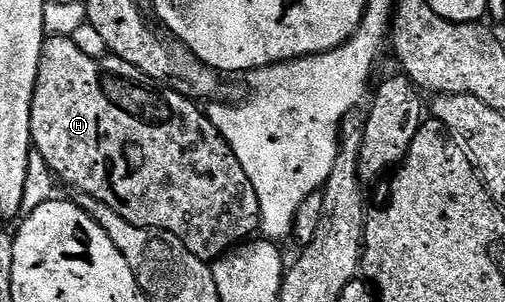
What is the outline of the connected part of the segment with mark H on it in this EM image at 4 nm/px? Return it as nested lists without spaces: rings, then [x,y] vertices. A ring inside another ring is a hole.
[[[47,36],[42,43],[40,67],[36,75],[36,91],[32,95],[32,135],[30,136],[32,149],[33,152],[43,156],[44,163],[59,182],[64,181],[79,189],[77,191],[79,194],[94,197],[100,203],[112,207],[112,211],[116,211],[120,219],[128,219],[128,223],[136,227],[163,229],[176,235],[180,243],[184,243],[184,247],[192,251],[192,255],[196,255],[201,261],[213,263],[223,253],[230,252],[235,245],[243,244],[259,232],[262,212],[260,211],[260,199],[256,195],[256,187],[252,187],[252,179],[244,175],[244,167],[240,167],[240,159],[236,159],[232,147],[228,147],[220,131],[216,131],[213,120],[203,110],[202,114],[198,109],[201,108],[190,98],[180,95],[166,85],[161,85],[159,81],[153,81],[151,77],[144,75],[144,71],[136,71],[136,67],[132,67],[132,63],[124,63],[124,59],[107,55],[95,60],[93,57],[84,55],[84,51],[76,47],[73,39]]]

